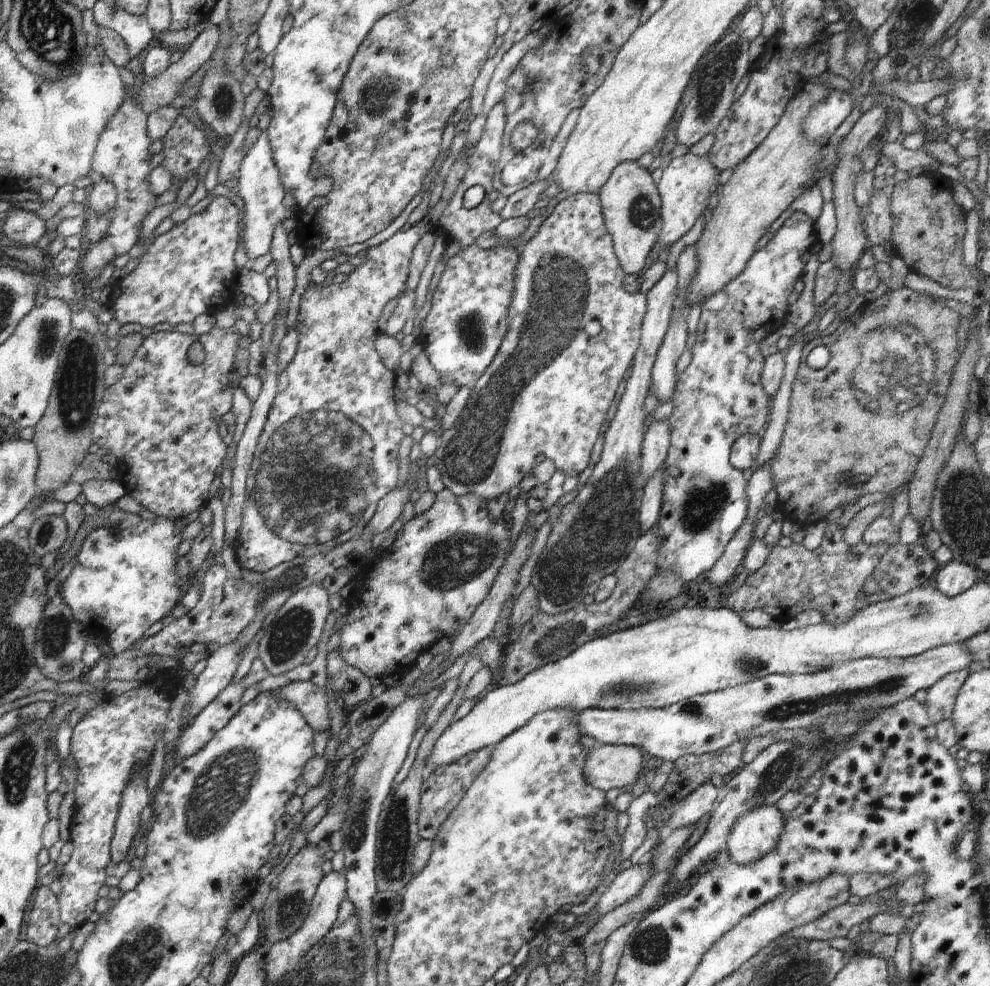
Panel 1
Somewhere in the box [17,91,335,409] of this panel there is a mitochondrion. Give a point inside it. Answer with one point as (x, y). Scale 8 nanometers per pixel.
(47, 331)

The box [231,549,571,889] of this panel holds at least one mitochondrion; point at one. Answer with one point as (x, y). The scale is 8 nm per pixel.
(395, 850)

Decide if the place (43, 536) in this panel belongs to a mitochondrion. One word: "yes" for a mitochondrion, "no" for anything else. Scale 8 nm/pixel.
yes

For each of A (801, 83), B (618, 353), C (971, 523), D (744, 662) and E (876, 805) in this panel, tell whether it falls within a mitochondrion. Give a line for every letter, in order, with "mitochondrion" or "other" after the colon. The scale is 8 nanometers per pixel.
A: other
B: other
C: mitochondrion
D: mitochondrion
E: other

